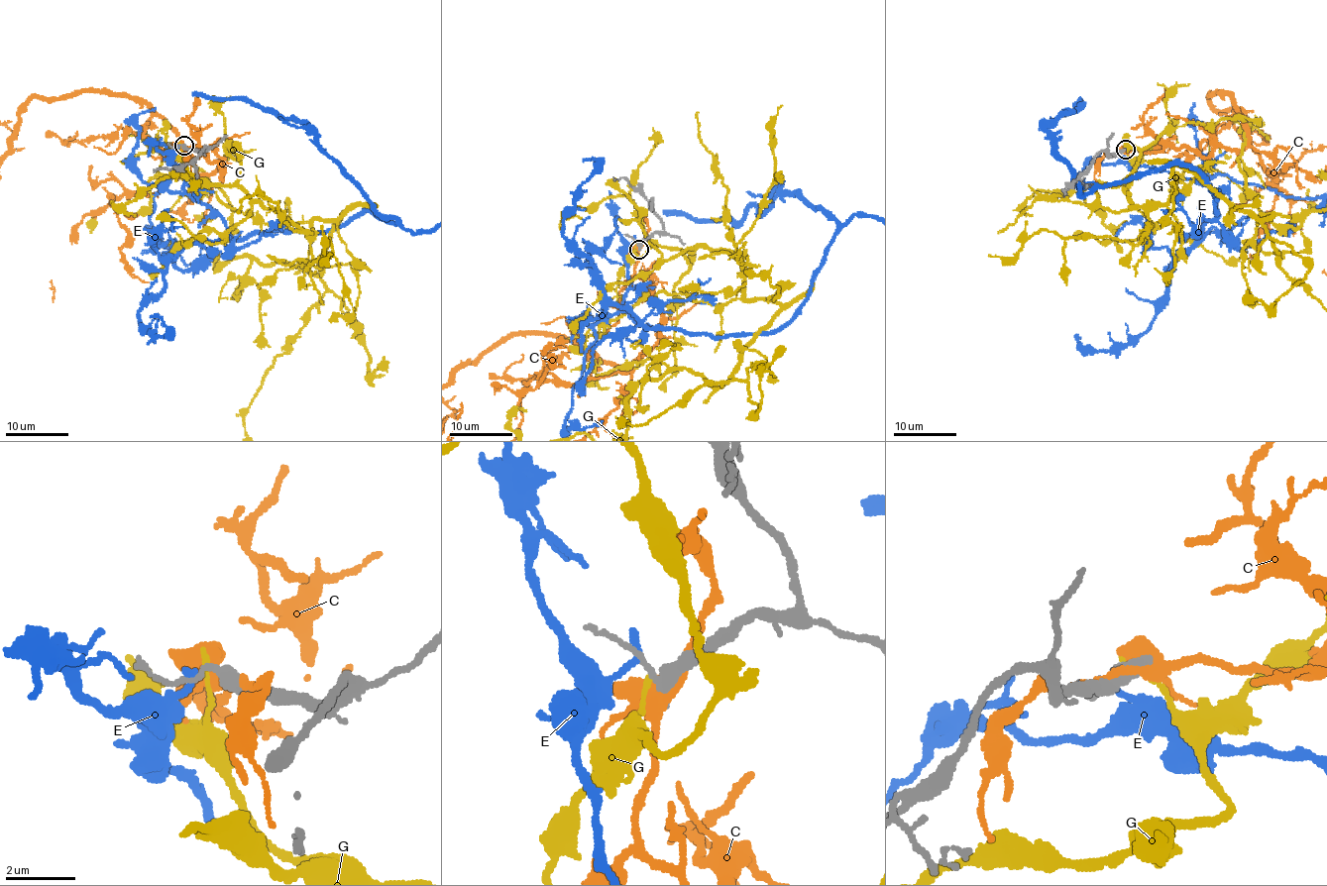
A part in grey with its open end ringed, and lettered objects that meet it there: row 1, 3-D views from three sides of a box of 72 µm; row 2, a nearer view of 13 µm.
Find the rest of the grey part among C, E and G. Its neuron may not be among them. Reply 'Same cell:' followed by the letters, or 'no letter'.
Same cell: no letter

